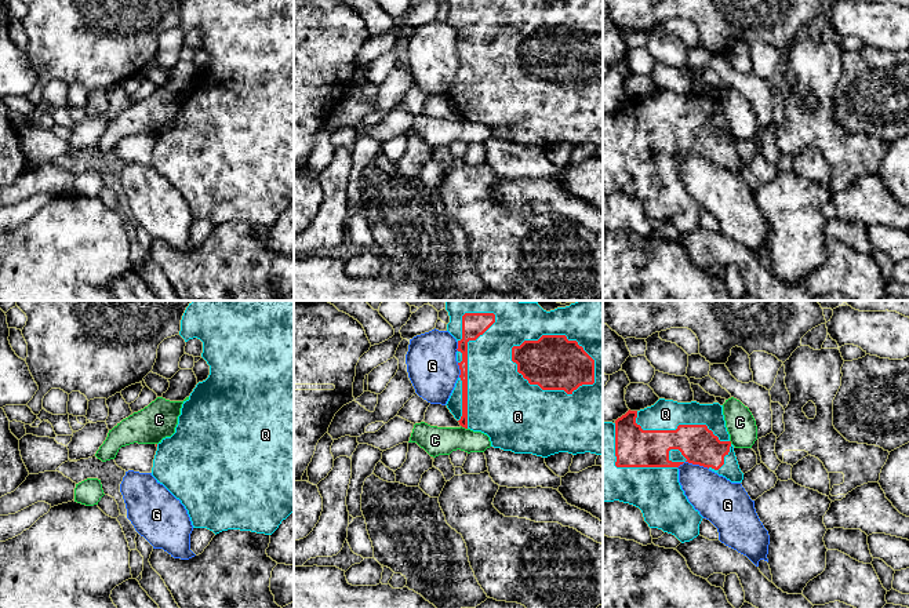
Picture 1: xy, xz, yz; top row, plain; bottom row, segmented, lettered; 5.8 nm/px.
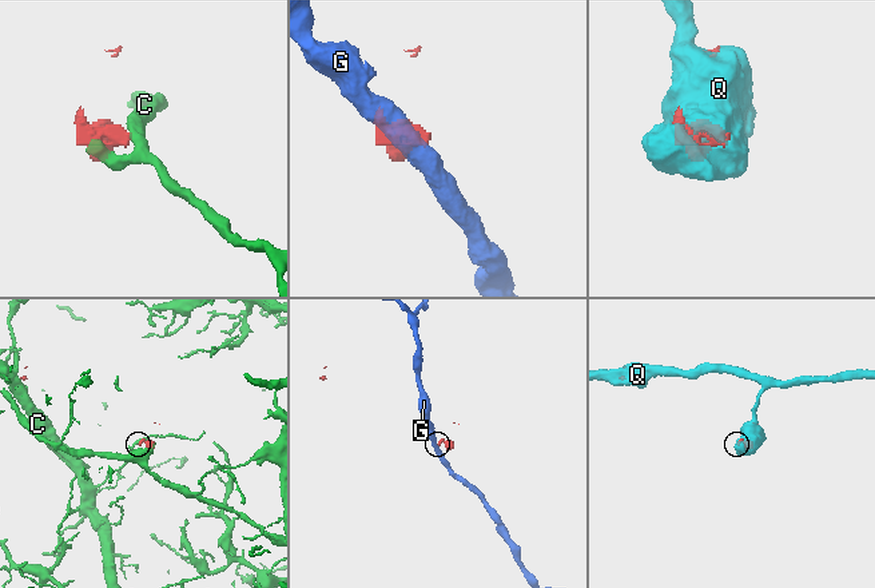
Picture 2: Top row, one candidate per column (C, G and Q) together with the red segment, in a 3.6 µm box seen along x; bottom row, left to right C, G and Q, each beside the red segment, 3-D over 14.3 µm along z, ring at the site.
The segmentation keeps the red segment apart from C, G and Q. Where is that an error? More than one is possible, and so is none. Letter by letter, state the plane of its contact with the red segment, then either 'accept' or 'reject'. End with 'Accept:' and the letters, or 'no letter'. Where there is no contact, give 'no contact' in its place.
C: contact in xz; reject
G: contact in yz; reject
Q: contact in xz; accept
Accept: Q

